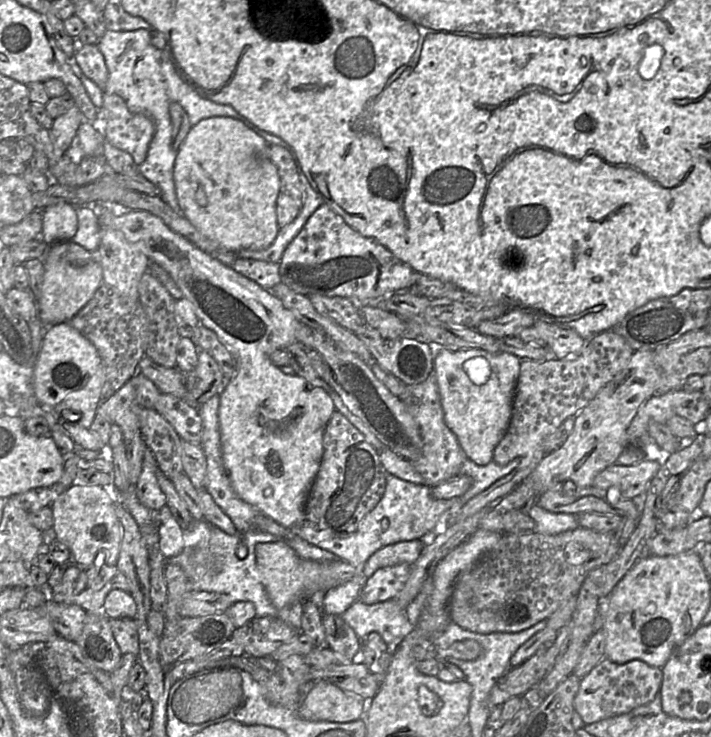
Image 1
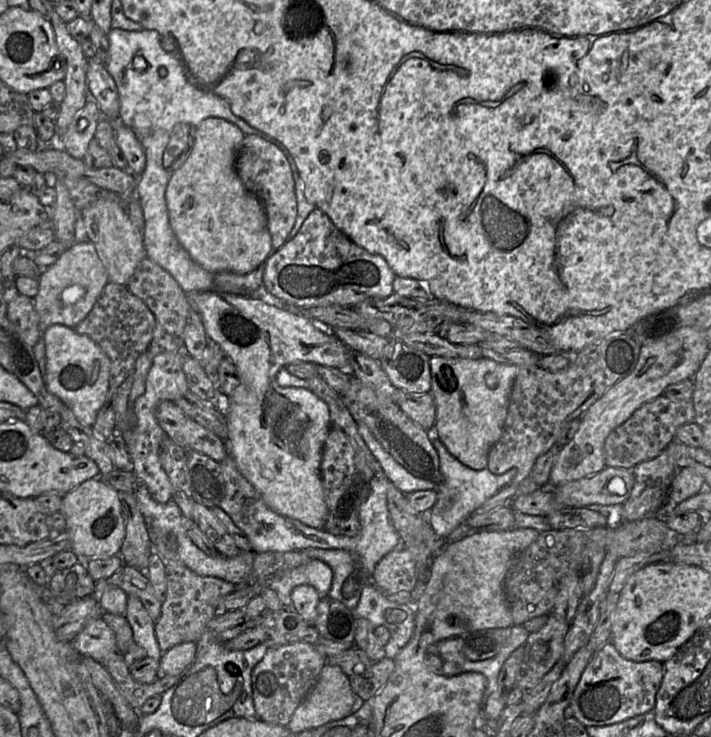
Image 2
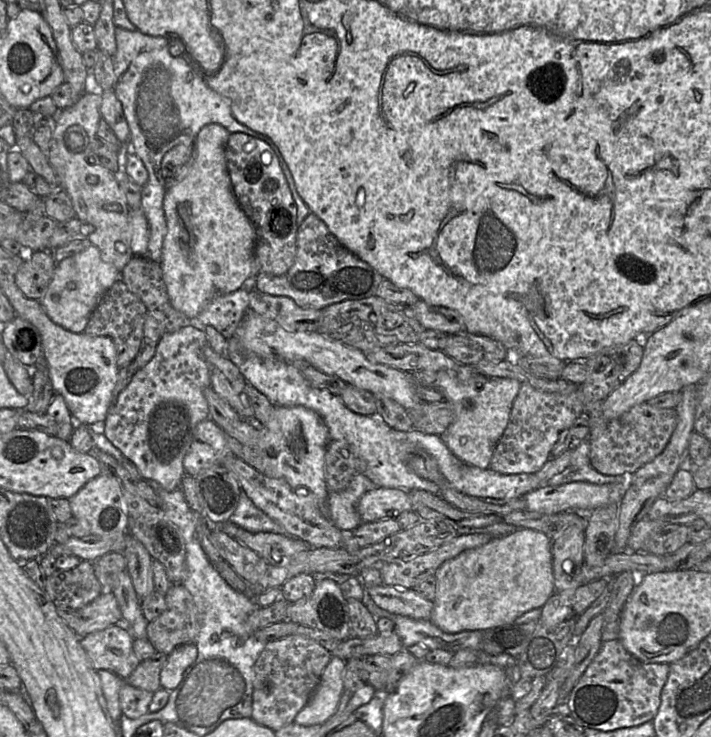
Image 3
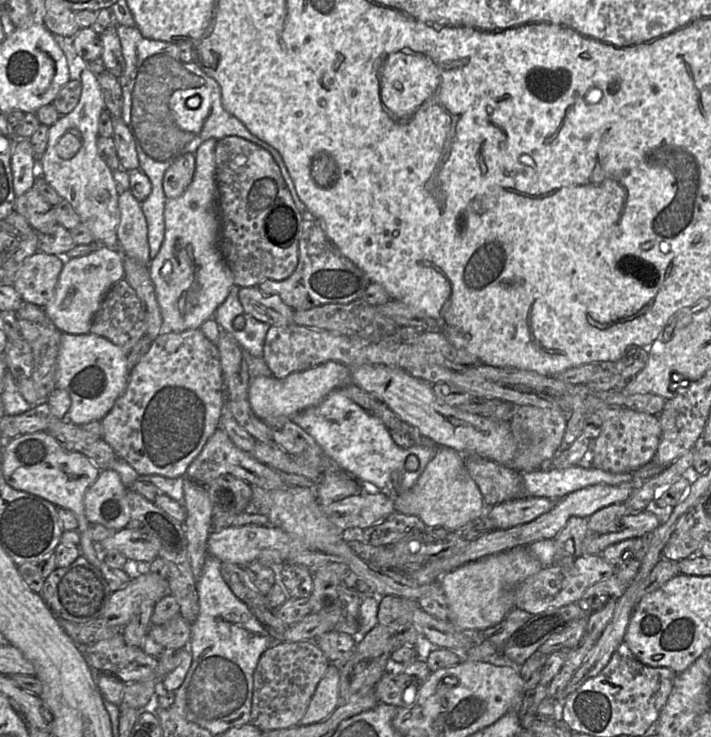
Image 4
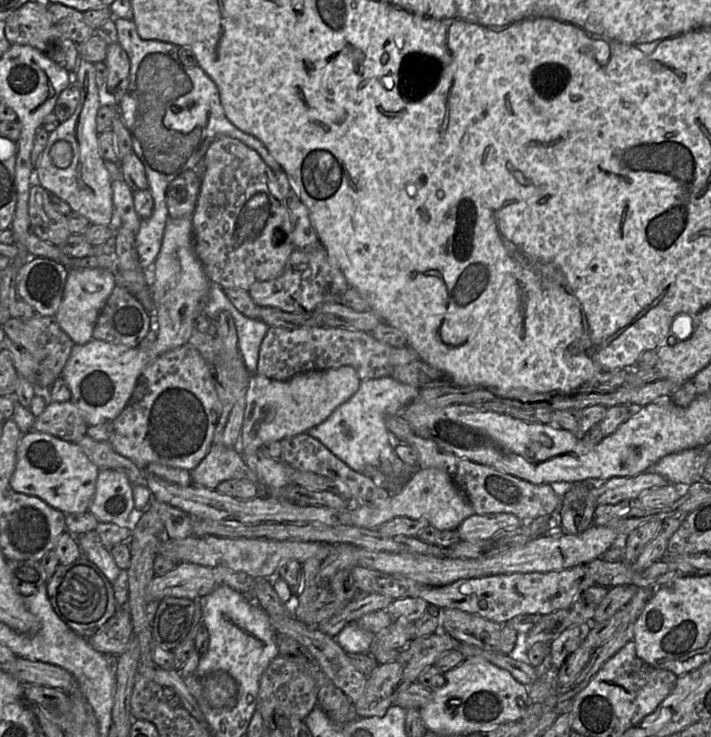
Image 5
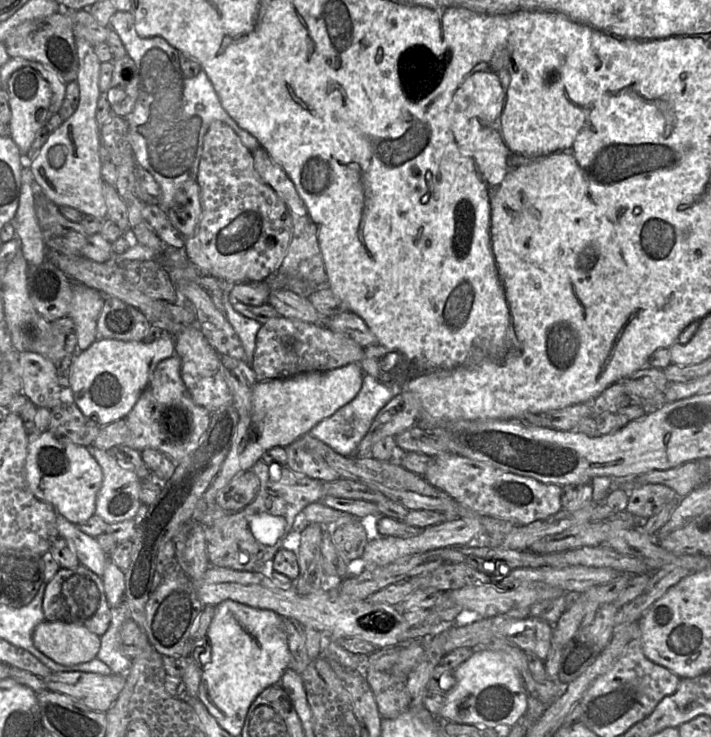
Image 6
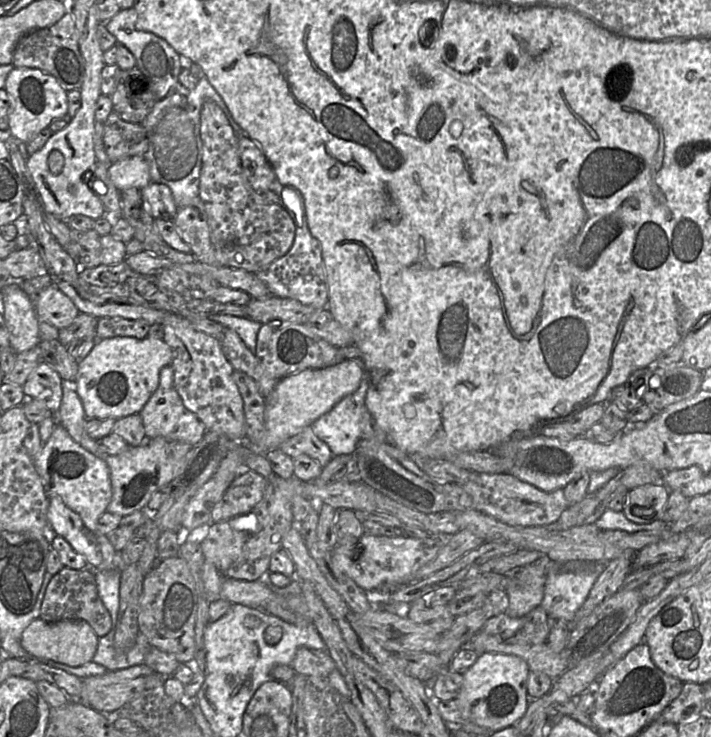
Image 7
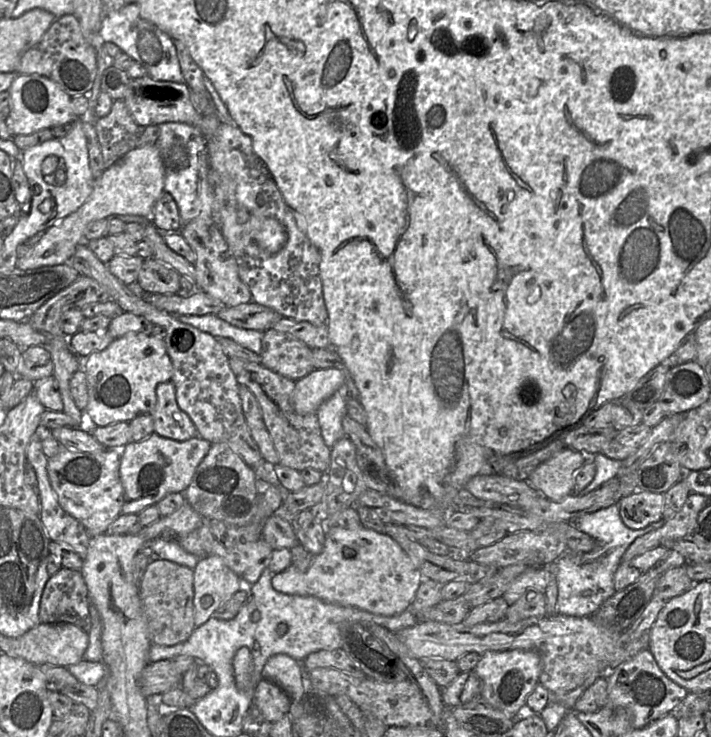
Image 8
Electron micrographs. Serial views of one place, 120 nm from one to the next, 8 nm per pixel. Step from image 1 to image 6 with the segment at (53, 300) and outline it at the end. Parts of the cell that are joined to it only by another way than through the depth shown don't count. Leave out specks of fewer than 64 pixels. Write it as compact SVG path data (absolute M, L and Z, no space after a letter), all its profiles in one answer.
M73 283L73 298L70 305L70 317L76 325L77 351L84 351L96 341L98 317L105 303L100 291Z

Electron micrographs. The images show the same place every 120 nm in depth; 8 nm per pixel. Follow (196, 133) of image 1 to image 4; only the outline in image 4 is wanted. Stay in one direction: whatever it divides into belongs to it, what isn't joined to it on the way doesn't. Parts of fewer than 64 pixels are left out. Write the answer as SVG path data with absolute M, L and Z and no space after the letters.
M205 140L195 152L195 172L184 193L176 198L167 198L164 207L165 235L160 250L149 264L152 283L162 316L161 333L183 332L199 329L201 324L211 318L216 309L224 302L234 277L225 262L218 246L220 220L217 213L217 186L215 177L215 147L217 140Z

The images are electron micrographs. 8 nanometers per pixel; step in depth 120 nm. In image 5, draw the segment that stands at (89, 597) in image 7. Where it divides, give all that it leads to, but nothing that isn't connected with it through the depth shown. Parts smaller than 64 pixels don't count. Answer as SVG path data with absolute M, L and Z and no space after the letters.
M80 556L75 562L59 565L47 586L47 595L56 614L77 634L94 635L117 611L112 584L90 560Z

